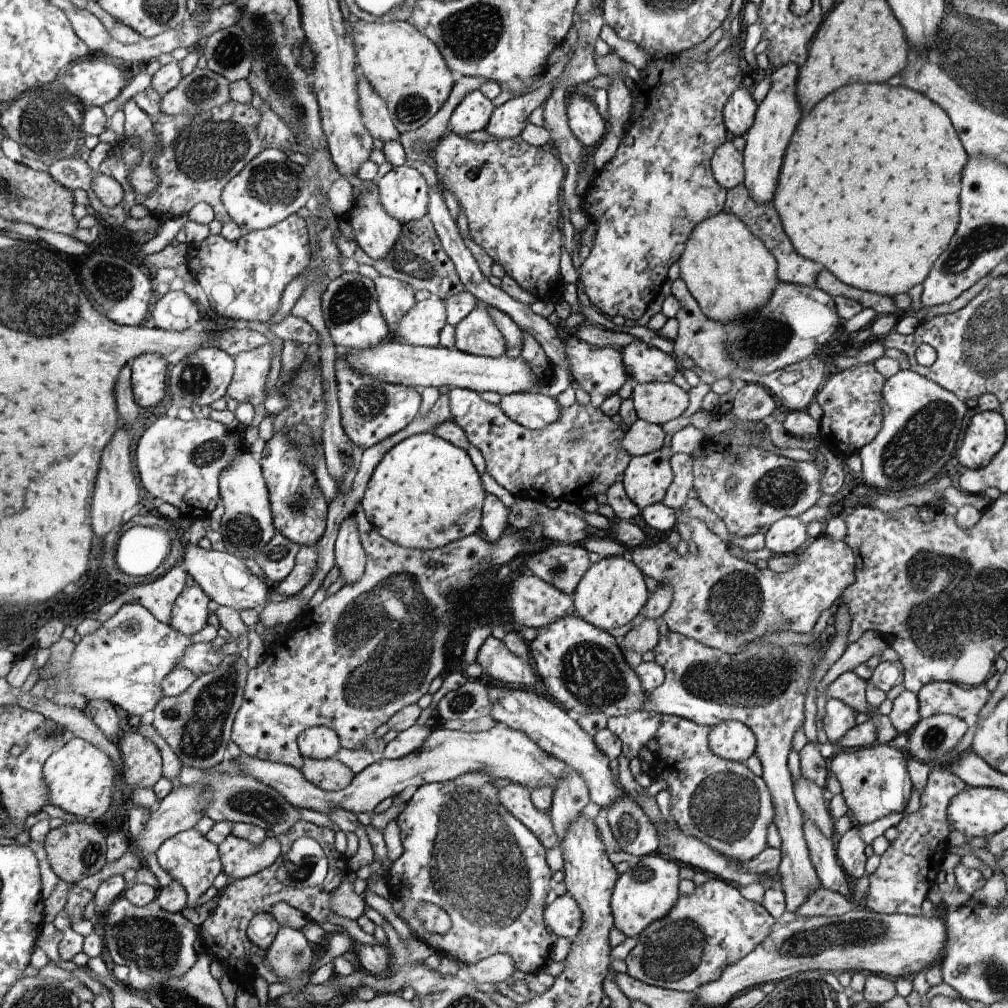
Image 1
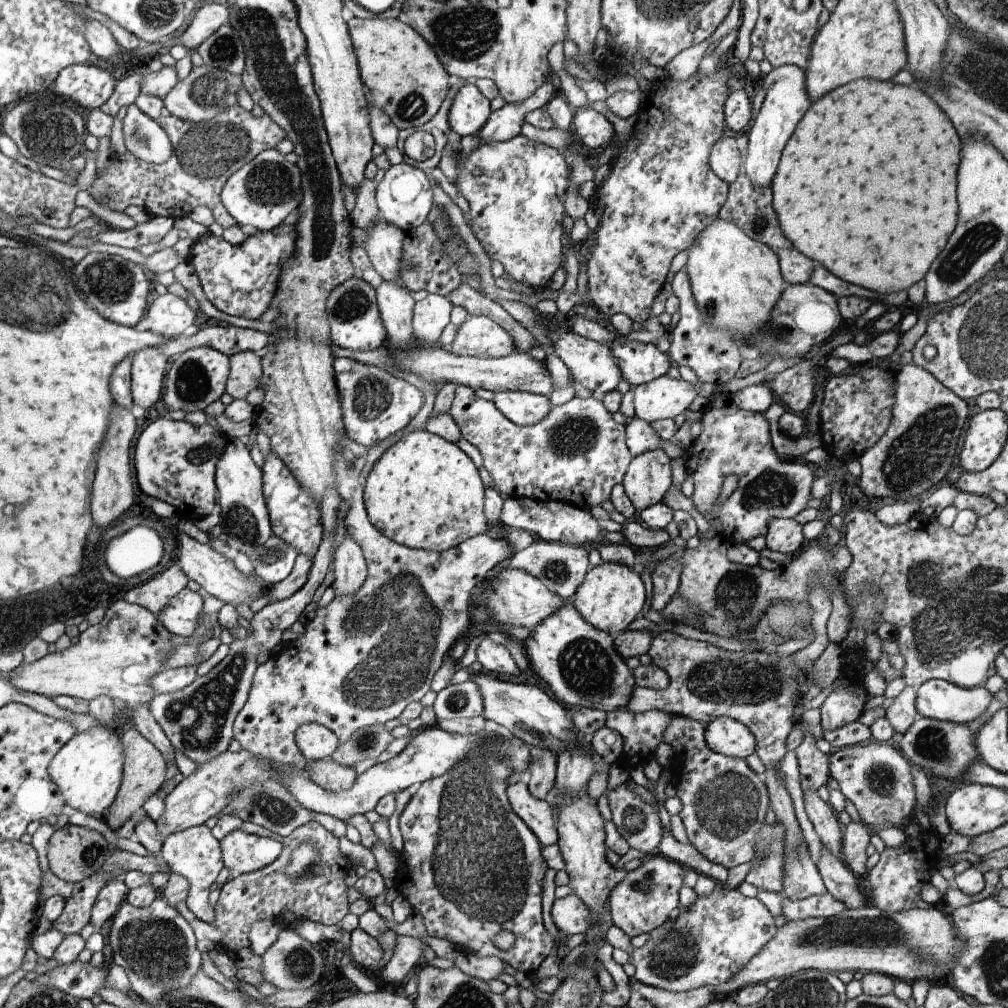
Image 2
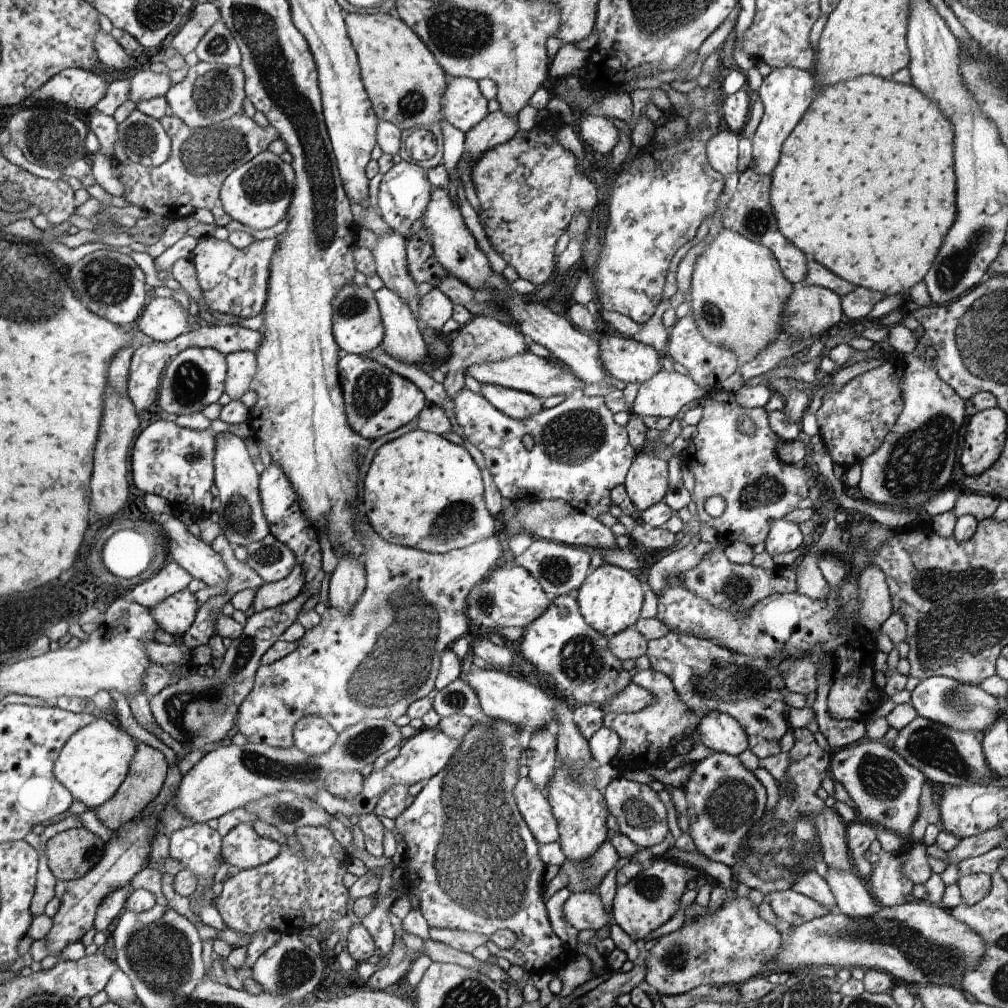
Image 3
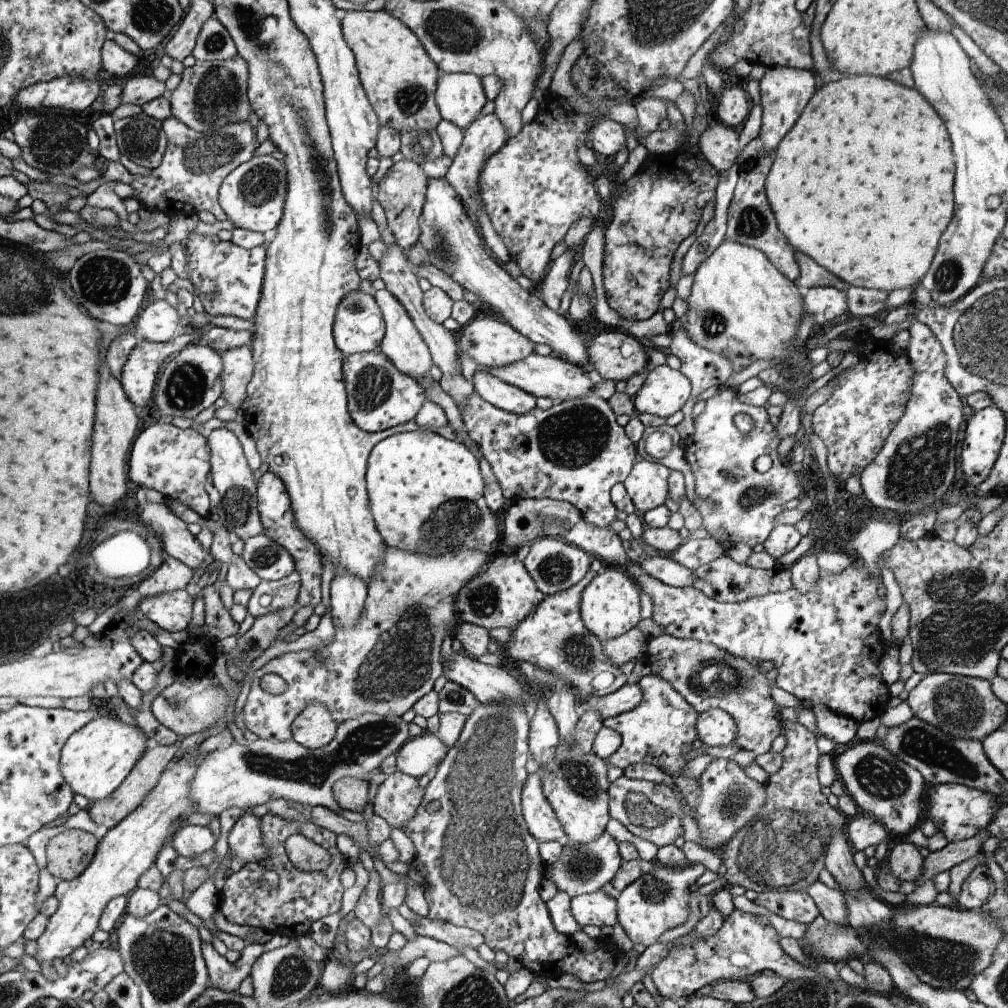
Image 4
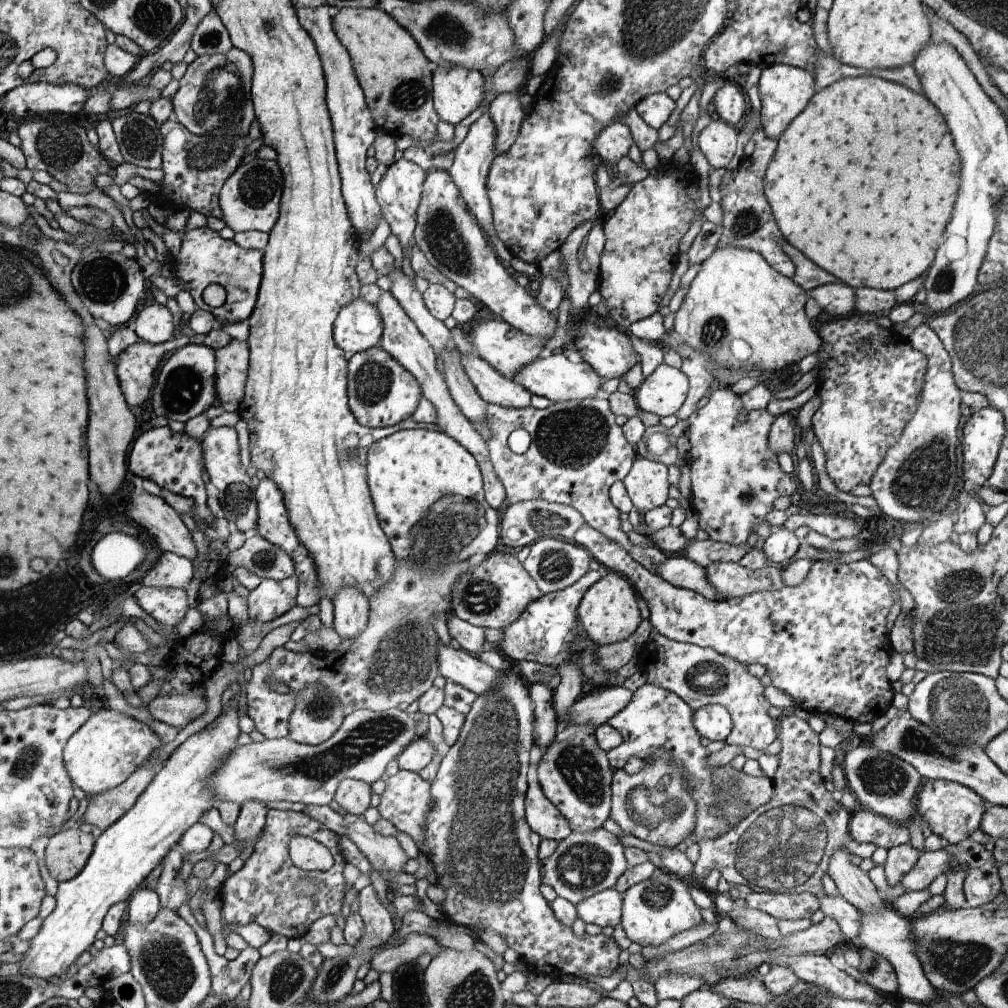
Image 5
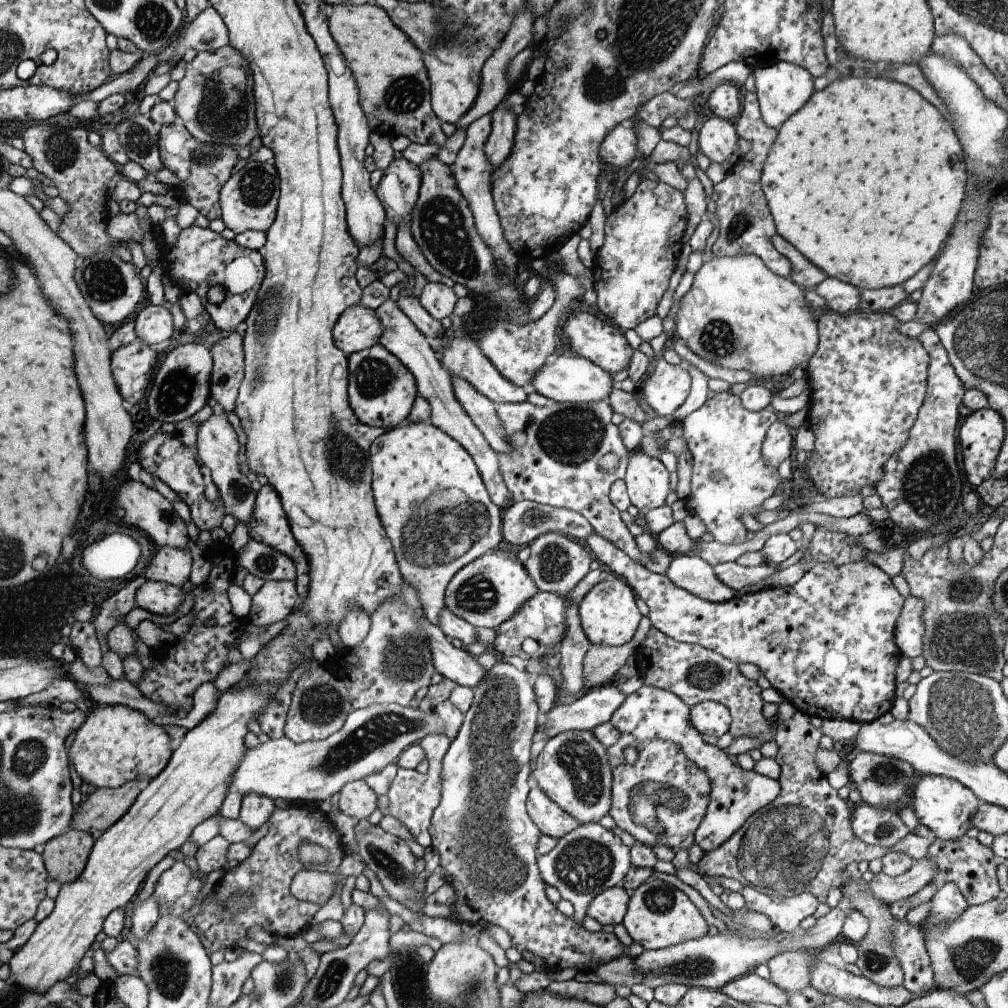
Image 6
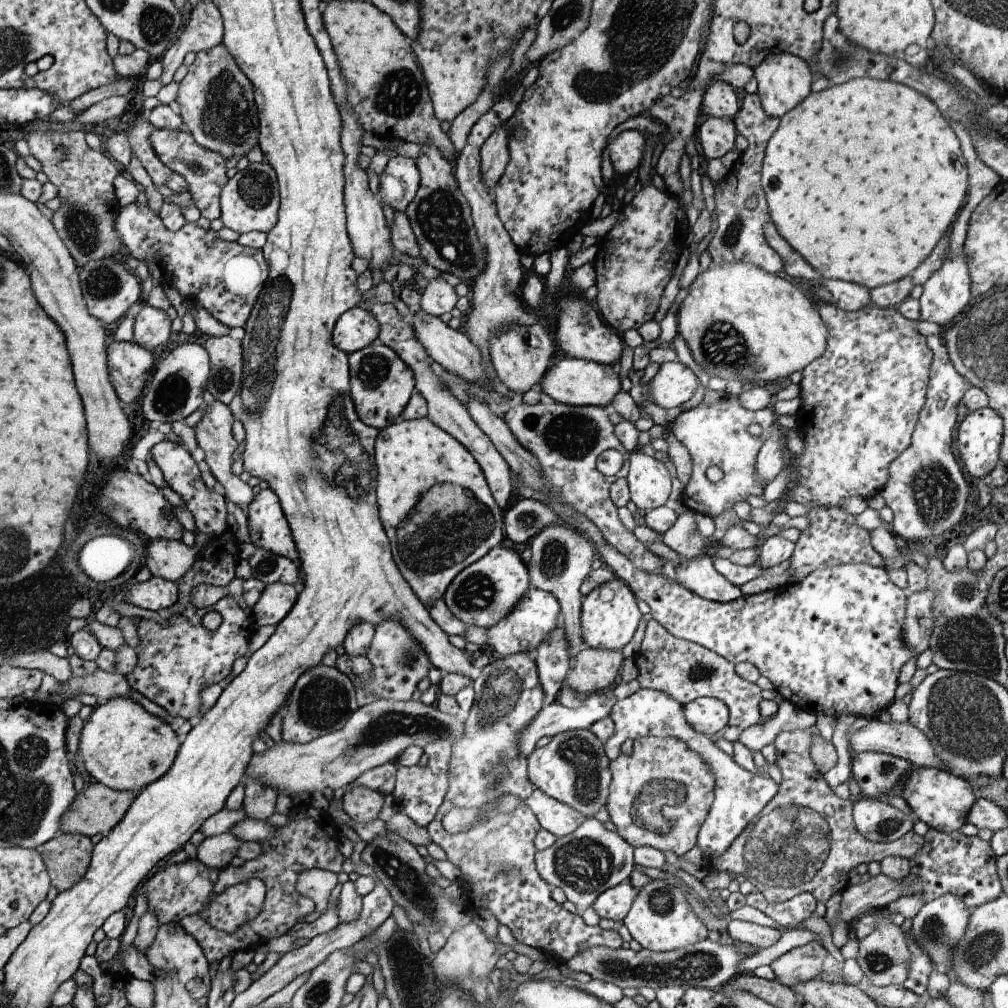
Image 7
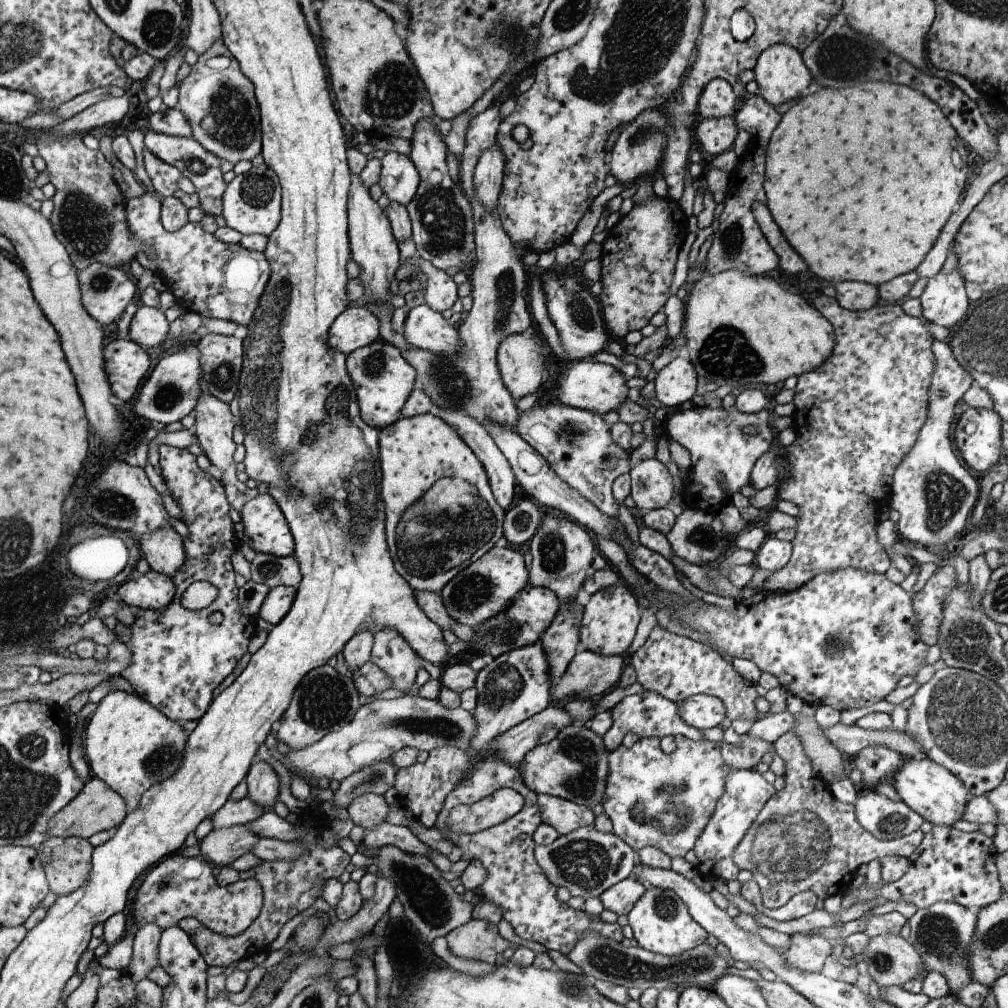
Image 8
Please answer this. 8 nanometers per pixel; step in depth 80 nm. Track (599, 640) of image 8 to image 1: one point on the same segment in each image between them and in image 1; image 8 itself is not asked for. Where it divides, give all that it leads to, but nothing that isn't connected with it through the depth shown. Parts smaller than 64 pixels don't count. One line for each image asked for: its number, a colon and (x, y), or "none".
1: (613, 591)
2: (610, 597)
3: (610, 600)
4: (610, 605)
5: (608, 612)
6: (610, 617)
7: (609, 617)

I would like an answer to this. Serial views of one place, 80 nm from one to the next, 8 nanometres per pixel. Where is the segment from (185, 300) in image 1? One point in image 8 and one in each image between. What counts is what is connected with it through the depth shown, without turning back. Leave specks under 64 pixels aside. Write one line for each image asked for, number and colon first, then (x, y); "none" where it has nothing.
2: (168, 316)
3: (164, 319)
4: (160, 322)
5: (155, 323)
6: (153, 324)
7: (151, 328)
8: (149, 326)

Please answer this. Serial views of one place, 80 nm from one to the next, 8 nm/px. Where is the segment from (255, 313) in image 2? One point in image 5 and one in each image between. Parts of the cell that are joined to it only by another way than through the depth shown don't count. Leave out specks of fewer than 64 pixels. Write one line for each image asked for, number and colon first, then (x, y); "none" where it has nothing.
3: (235, 281)
4: (229, 280)
5: (205, 258)

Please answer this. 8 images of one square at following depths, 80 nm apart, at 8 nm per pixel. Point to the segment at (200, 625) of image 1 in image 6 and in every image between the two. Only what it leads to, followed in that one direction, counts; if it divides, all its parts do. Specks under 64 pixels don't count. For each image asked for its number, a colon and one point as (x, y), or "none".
2: (180, 617)
3: (175, 615)
4: (172, 611)
5: (168, 606)
6: (157, 597)

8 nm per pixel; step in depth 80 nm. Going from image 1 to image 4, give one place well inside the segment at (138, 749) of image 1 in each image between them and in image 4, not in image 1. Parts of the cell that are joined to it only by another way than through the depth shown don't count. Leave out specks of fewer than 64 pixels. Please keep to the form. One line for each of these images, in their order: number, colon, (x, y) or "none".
2: (144, 771)
3: (148, 769)
4: (109, 812)

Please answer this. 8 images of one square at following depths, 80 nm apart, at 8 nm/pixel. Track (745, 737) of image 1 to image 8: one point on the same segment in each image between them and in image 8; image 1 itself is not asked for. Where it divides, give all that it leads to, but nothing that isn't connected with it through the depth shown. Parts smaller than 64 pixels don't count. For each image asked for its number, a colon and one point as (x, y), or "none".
2: (725, 736)
3: (720, 732)
4: (715, 727)
5: (713, 722)
6: (709, 718)
7: (708, 715)
8: (702, 711)

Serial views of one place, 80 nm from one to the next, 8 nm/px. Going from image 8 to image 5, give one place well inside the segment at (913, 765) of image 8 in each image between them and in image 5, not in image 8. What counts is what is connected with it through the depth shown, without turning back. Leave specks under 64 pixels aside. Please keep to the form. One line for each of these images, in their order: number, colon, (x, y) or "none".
5: (954, 812)
6: (944, 805)
7: (942, 799)

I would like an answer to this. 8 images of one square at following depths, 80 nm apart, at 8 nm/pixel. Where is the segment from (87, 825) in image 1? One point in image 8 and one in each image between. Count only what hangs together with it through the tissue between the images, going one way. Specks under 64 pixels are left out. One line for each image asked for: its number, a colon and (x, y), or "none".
2: (74, 853)
3: (71, 854)
4: (70, 853)
5: (67, 853)
6: (66, 856)
7: (68, 856)
8: (67, 860)

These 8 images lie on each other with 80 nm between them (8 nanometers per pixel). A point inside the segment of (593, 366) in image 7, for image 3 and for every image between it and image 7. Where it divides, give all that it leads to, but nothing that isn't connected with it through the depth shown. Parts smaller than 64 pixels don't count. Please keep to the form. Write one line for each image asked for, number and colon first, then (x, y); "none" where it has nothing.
3: (526, 372)
4: (542, 376)
5: (554, 377)
6: (570, 379)

